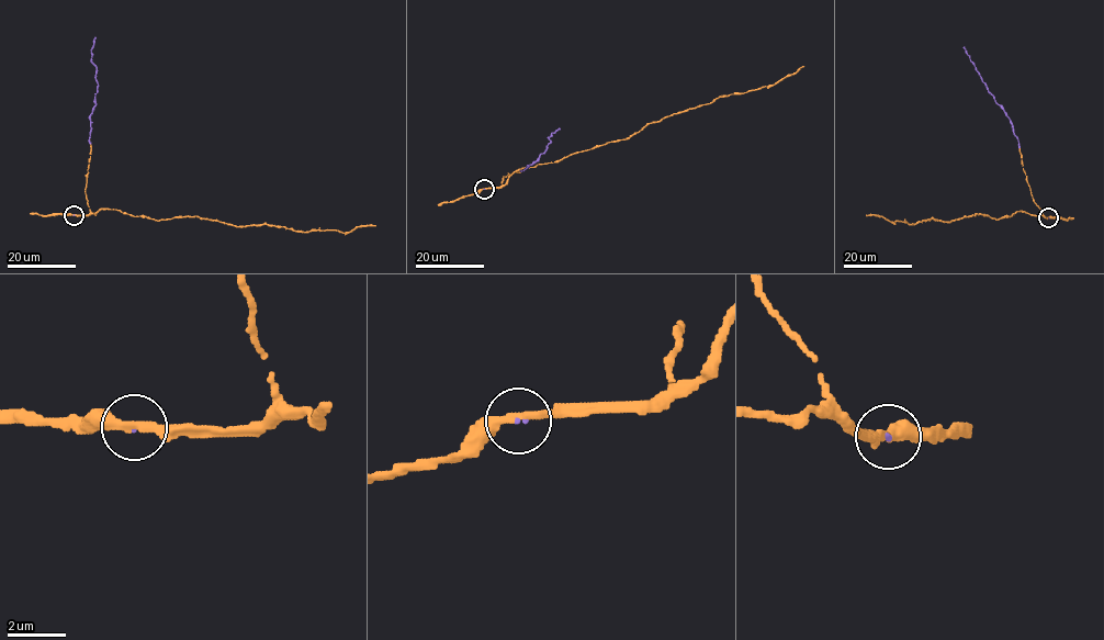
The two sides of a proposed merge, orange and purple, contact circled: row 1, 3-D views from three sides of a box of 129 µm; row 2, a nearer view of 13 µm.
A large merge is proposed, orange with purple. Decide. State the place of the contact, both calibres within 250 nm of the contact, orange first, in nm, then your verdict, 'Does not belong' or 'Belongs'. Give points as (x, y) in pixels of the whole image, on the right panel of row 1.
Place: (1048, 217). Thickness 320 nm (orange) against 100 nm. Belongs

